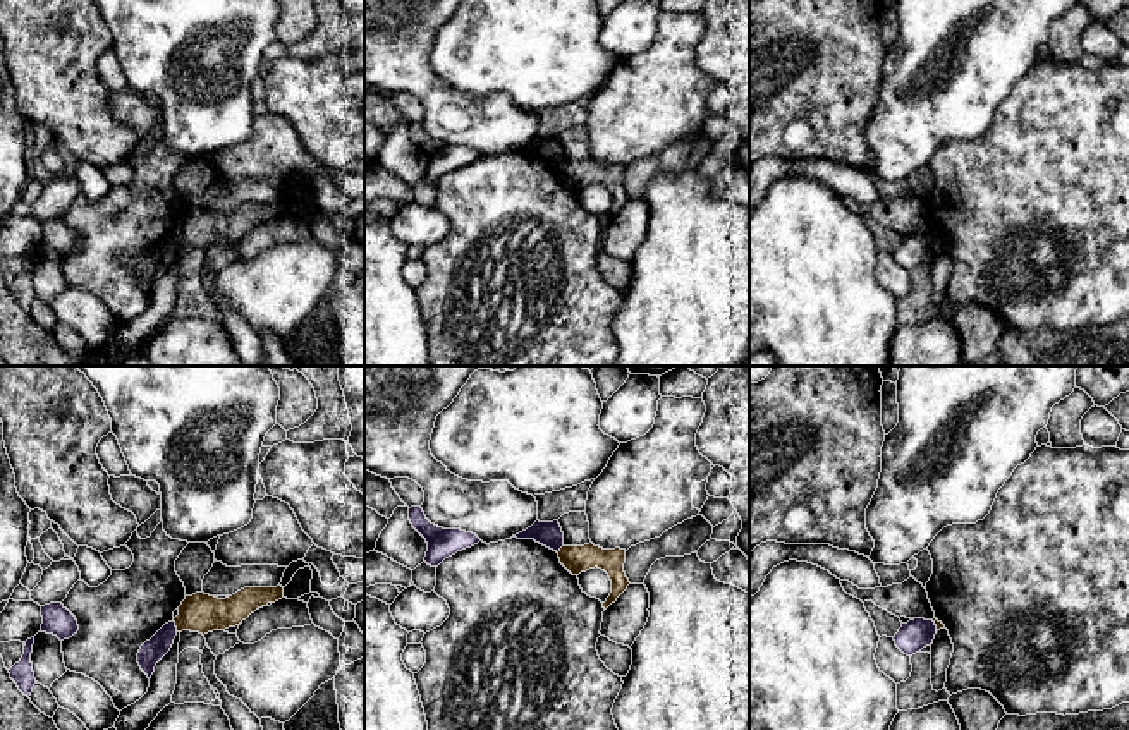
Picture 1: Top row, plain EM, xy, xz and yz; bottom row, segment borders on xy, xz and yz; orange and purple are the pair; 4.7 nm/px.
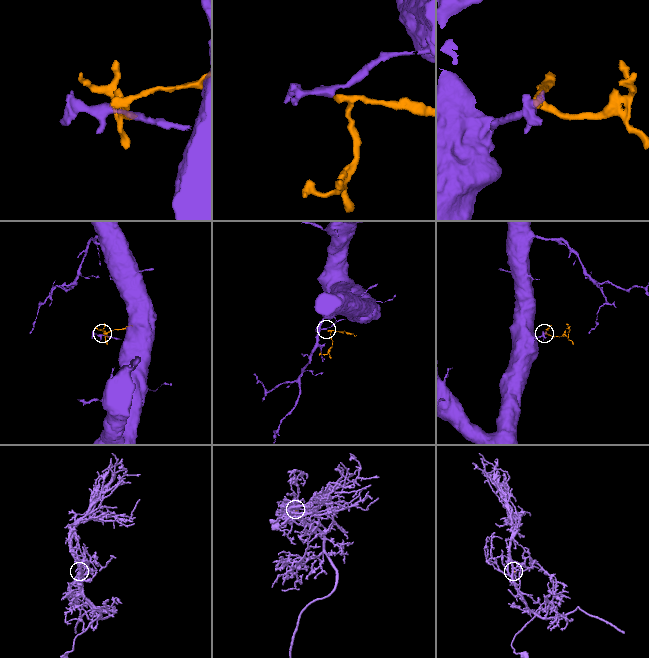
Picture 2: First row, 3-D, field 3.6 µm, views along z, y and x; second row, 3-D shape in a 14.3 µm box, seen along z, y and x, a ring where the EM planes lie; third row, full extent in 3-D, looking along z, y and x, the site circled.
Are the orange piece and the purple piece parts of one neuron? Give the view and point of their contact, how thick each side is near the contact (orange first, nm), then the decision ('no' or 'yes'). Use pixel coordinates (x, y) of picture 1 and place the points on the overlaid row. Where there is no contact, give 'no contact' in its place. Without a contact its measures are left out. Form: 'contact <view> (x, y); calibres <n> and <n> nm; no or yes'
contact xy (176, 626); calibres 180 and 110 nm; no

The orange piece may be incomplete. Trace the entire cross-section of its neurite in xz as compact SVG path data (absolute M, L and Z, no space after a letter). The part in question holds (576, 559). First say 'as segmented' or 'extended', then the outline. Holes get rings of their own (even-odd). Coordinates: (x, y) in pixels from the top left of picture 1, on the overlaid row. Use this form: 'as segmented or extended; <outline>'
as segmented; M593 543L584 546L562 546L558 551L560 563L572 574L579 575L589 569L601 569L612 581L612 593L603 603L607 610L631 584L624 572L626 550L603 550Z

